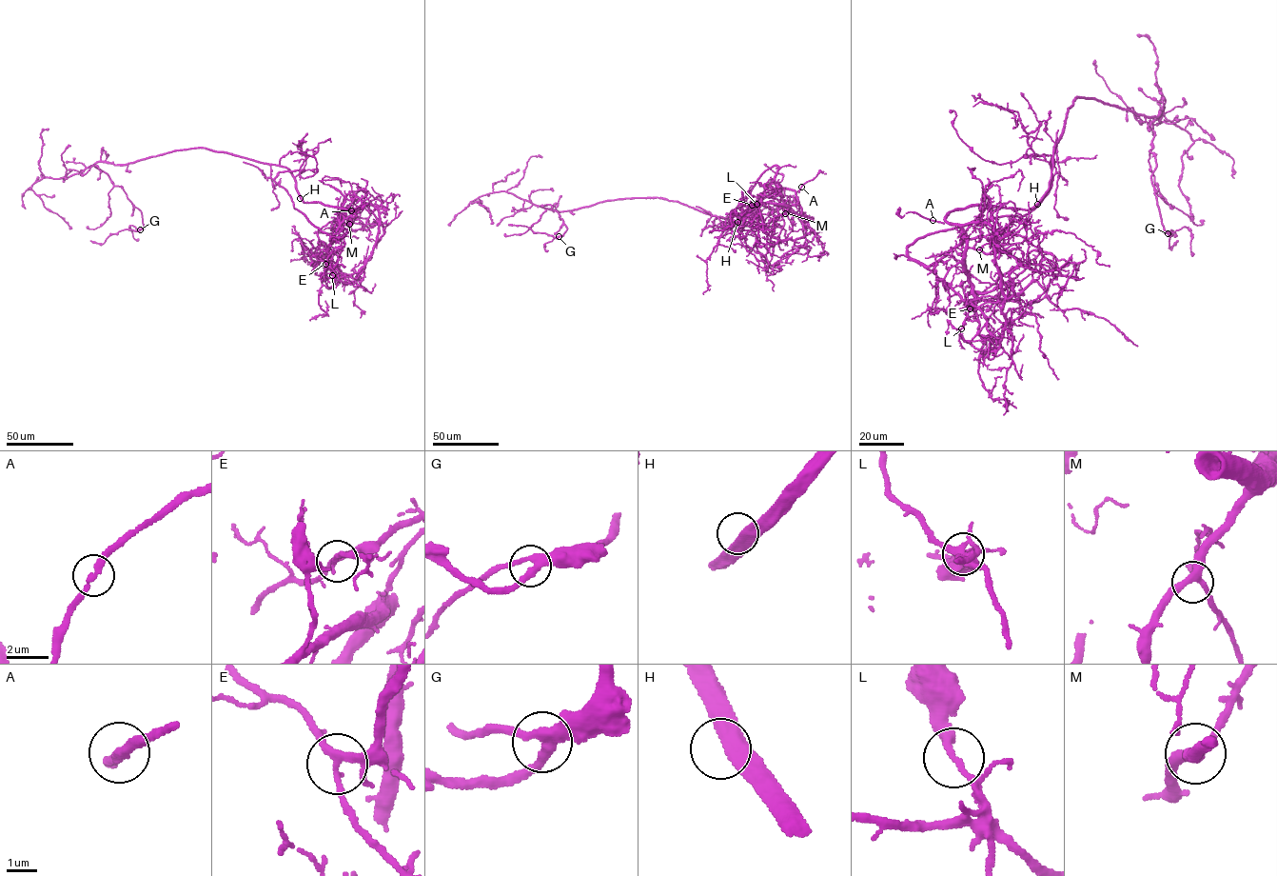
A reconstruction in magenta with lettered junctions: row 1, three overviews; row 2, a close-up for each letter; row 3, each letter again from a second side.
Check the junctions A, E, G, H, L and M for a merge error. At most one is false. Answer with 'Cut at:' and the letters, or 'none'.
Cut at: L

